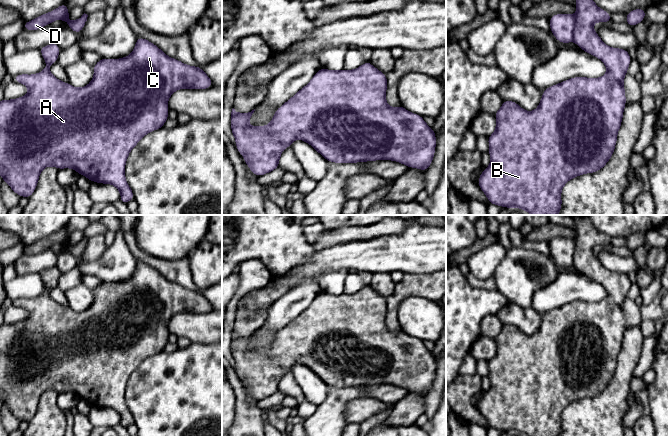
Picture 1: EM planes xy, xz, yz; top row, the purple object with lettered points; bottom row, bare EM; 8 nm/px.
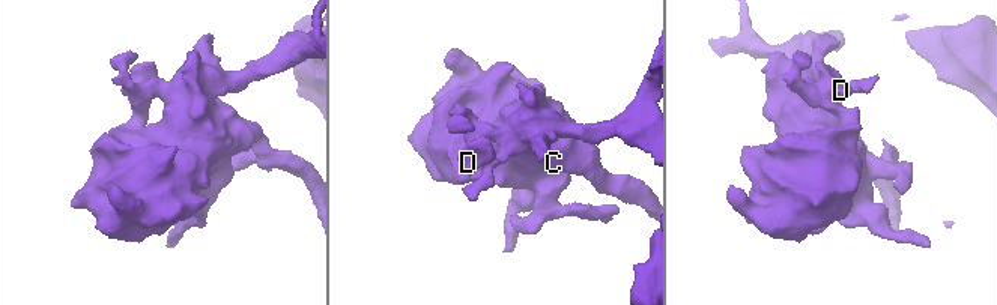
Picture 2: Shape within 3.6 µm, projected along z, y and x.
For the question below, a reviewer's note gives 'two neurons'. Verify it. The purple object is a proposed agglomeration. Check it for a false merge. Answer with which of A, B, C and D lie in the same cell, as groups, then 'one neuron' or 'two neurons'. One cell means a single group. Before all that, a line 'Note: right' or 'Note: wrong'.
Note: wrong
A B C D; one neuron

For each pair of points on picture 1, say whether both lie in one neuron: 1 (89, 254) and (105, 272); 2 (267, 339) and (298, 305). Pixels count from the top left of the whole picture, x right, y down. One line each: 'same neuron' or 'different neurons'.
1: different neurons
2: same neuron

